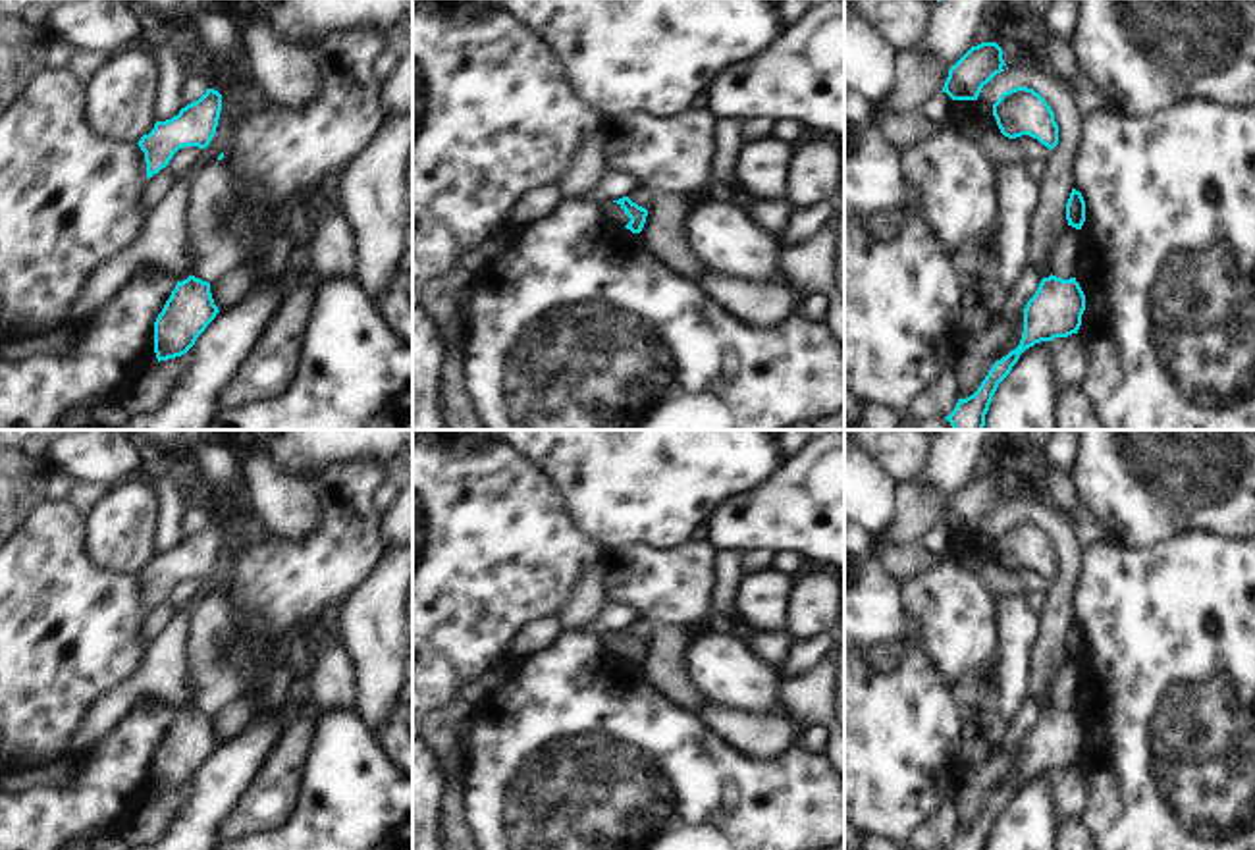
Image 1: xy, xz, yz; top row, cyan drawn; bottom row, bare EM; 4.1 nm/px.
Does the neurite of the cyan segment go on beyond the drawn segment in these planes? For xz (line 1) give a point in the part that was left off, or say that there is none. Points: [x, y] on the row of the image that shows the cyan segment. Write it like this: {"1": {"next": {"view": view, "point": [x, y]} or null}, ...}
{"1": {"next": null}}

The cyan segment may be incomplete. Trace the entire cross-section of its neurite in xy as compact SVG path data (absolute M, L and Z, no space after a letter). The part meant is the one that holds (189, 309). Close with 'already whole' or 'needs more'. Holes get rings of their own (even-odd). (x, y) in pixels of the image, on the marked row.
M195 276L177 281L154 322L158 362L185 355L218 312L208 281Z; already whole

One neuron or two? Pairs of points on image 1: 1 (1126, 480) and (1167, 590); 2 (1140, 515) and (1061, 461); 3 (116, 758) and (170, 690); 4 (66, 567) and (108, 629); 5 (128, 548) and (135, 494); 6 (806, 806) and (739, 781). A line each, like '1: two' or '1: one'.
1: two
2: two
3: two
4: one
5: one
6: one

